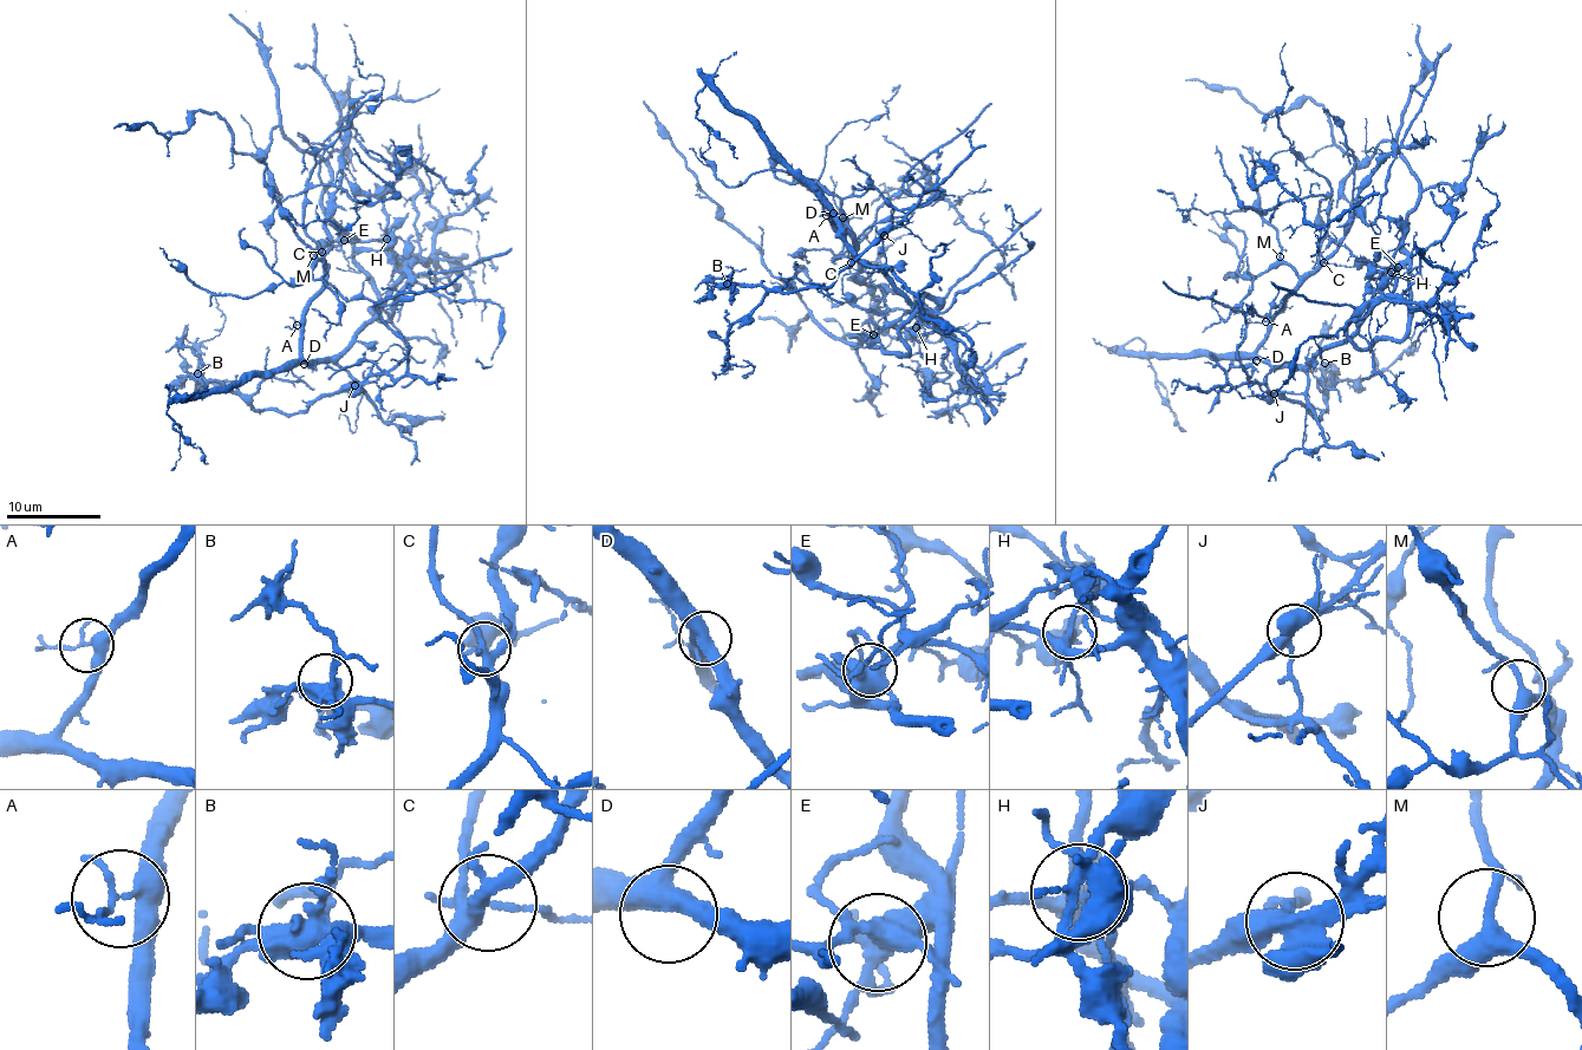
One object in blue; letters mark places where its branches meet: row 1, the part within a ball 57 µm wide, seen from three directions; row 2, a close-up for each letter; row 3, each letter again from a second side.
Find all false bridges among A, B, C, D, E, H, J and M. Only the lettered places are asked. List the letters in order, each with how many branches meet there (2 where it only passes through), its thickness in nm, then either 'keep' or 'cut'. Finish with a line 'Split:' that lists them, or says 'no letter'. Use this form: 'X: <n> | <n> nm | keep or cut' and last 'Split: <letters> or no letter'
A: 4 | 240 nm | keep
B: 4 | 400 nm | keep
C: 5 | 260 nm | cut
D: 3 | 400 nm | keep
E: 5 | 480 nm | keep
H: 5 | 280 nm | keep
J: 5 | 400 nm | cut
M: 4 | 320 nm | keep
Split: C, J

